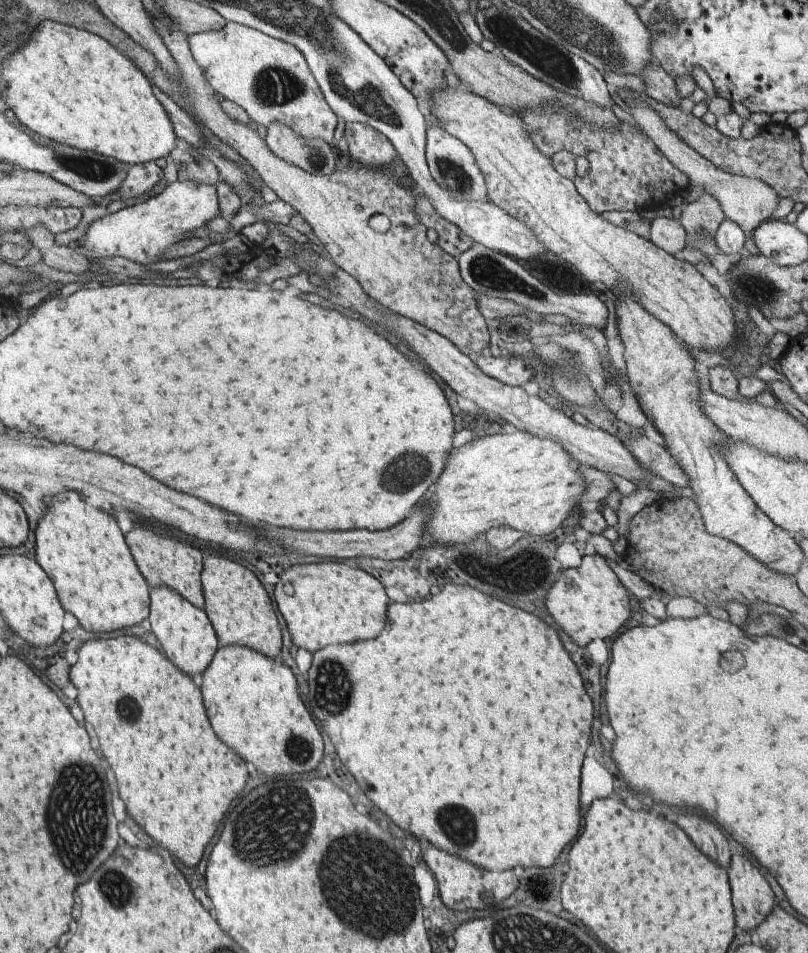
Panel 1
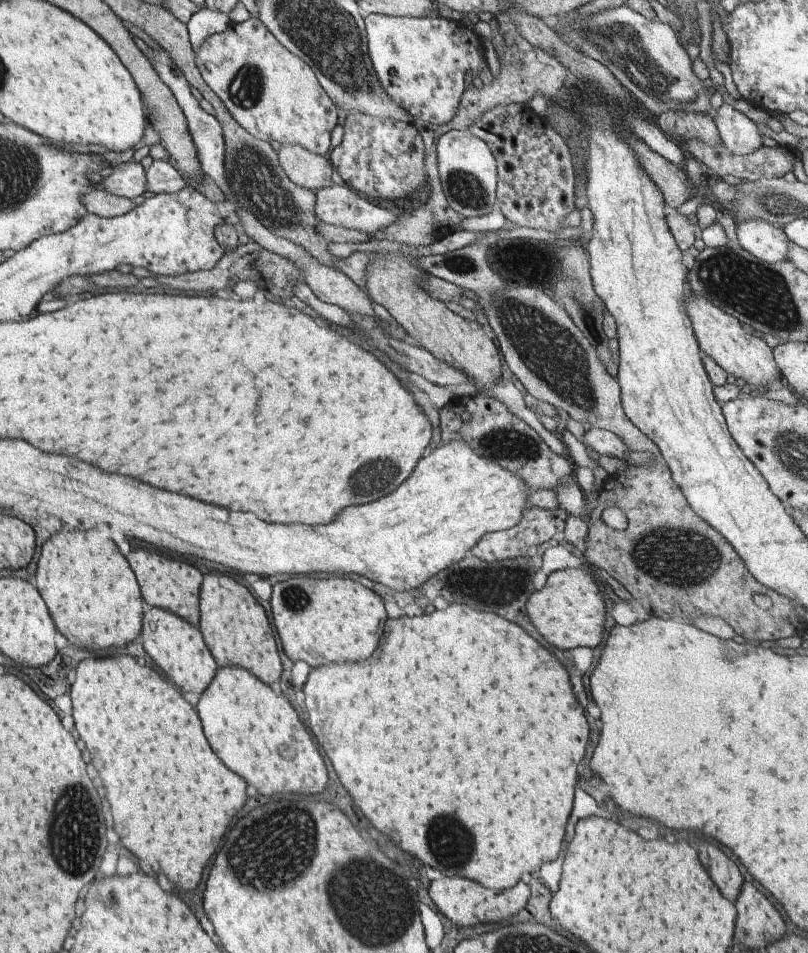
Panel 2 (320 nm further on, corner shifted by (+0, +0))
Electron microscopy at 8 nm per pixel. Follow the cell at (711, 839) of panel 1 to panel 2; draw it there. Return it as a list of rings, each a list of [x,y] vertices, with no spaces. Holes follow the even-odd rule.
[[[706,842],[698,846],[697,852],[720,894],[734,903],[745,881],[734,860],[728,858],[718,846],[712,846]]]

